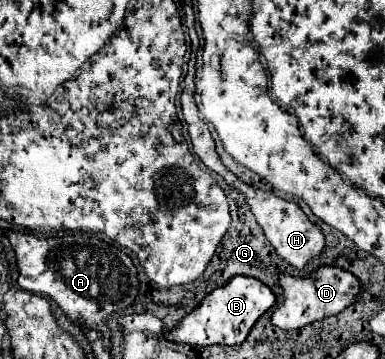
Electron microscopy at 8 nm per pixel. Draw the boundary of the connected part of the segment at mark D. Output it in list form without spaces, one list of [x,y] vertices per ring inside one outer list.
[[[322,266],[308,278],[294,278],[294,276],[280,276],[280,284],[284,288],[284,304],[282,308],[274,308],[272,324],[282,330],[298,330],[312,322],[330,318],[352,306],[356,300],[360,300],[362,286],[358,278],[354,278],[352,272],[332,266]]]

